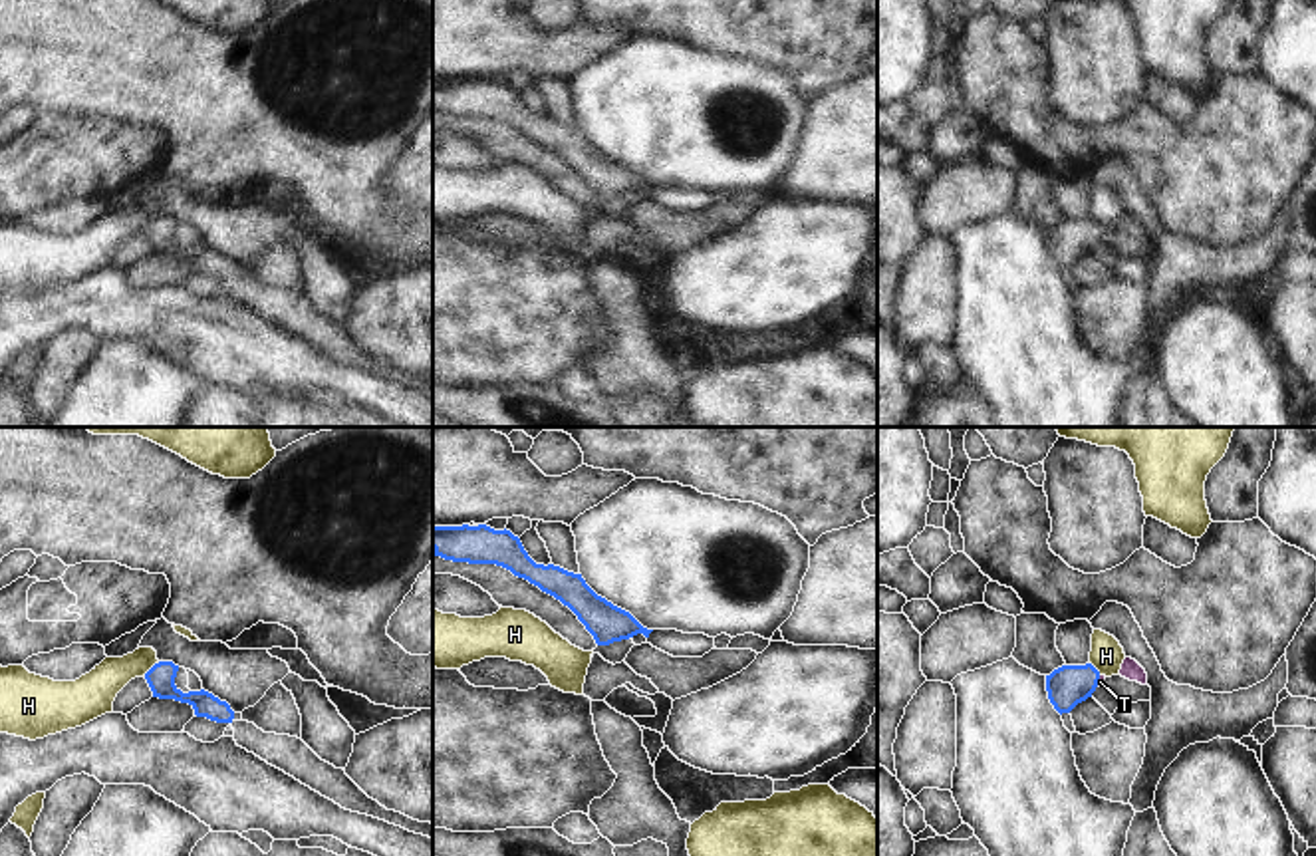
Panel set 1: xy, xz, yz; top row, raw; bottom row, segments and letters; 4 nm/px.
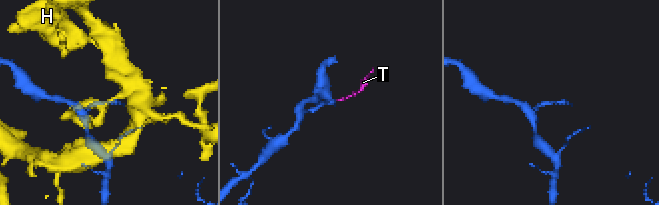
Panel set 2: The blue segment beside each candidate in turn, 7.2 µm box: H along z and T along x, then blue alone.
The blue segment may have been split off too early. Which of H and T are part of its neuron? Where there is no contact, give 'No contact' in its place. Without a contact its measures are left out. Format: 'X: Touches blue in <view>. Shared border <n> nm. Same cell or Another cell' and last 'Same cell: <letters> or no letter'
H: Touches blue in xy. Shared border 90 nm. Another cell
T: Touches blue in yz. Shared border 50 nm. Same cell
Same cell: T.

